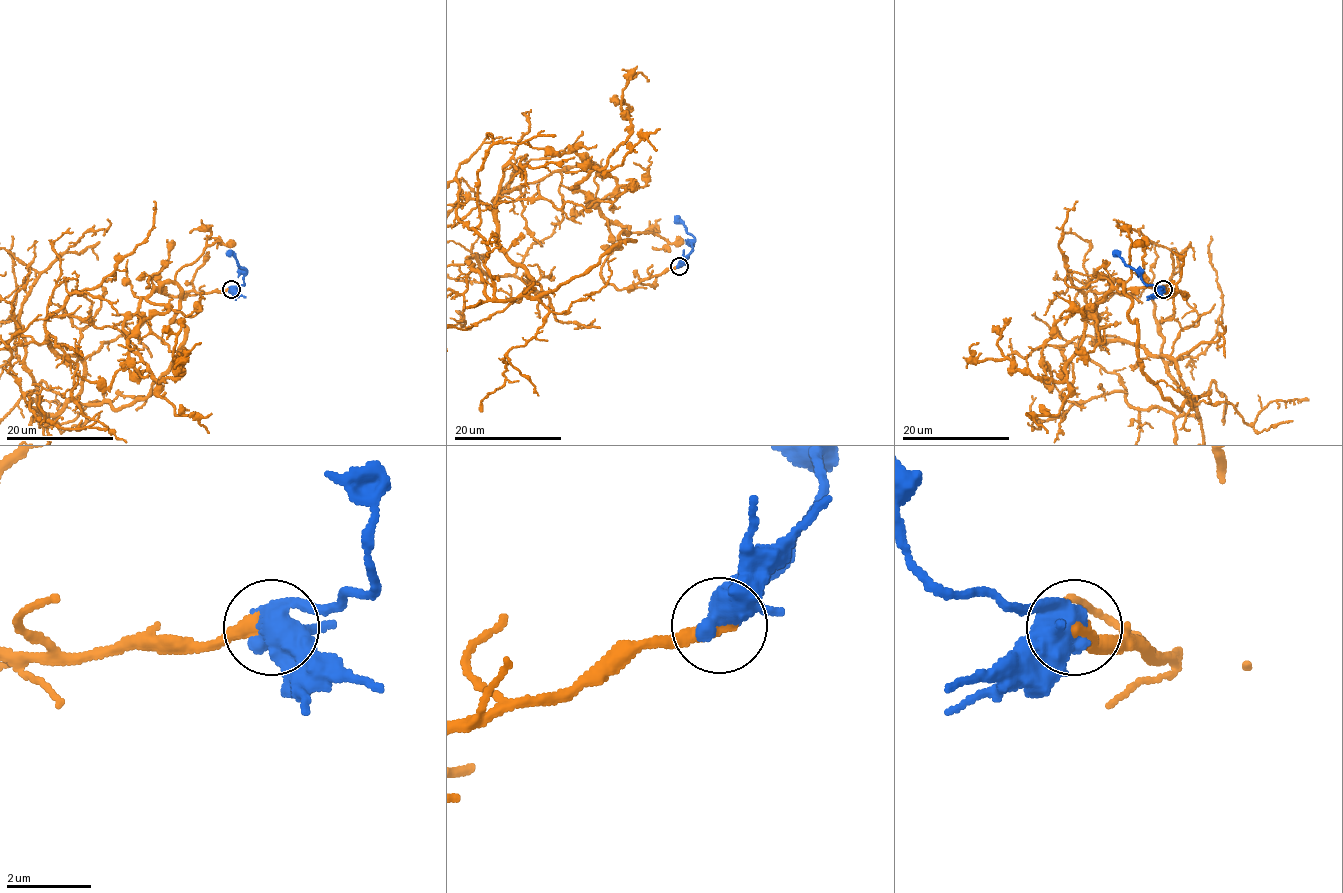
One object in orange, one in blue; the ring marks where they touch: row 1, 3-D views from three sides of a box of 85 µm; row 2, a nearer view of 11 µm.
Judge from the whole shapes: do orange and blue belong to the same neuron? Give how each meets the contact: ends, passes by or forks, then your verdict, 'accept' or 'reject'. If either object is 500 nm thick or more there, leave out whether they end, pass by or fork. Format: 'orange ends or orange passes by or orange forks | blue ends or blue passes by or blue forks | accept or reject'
orange ends | blue forks | accept

